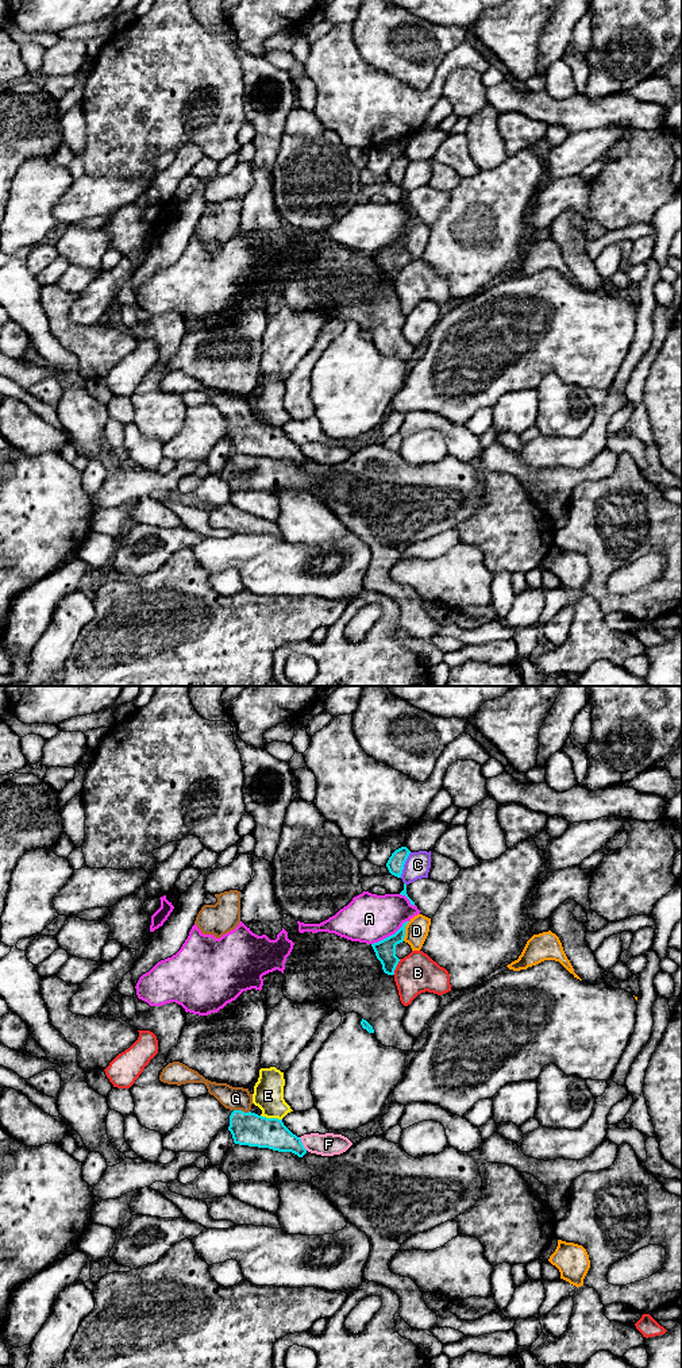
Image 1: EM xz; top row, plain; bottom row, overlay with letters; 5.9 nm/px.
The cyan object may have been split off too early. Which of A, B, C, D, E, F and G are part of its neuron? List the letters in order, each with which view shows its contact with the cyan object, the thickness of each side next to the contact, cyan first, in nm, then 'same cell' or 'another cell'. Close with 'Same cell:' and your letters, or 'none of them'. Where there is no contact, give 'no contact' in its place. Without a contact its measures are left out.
A: contact in xz; calibres 130 and 300 nm; another cell
B: contact in xz; calibres 130 and 240 nm; another cell
C: contact in xz; calibres 100 and 150 nm; another cell
D: contact in xz; calibres 130 and 140 nm; another cell
E: contact in xz; calibres 190 and 180 nm; another cell
F: contact in xz; calibres 180 and 140 nm; another cell
G: contact in xz; calibres 190 and 140 nm; same cell
Same cell: G

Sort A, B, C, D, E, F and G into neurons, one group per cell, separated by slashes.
A / B / C / D / E / F / G

